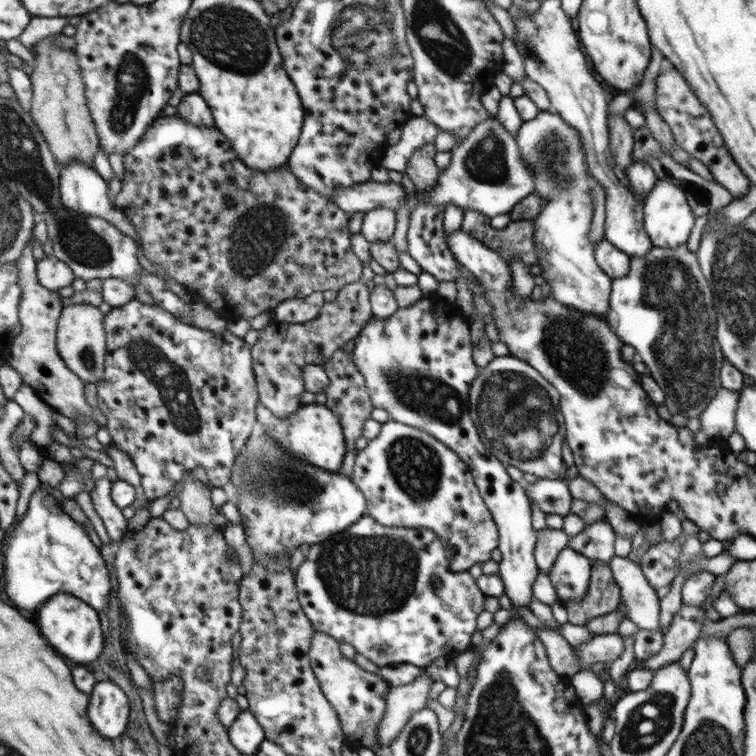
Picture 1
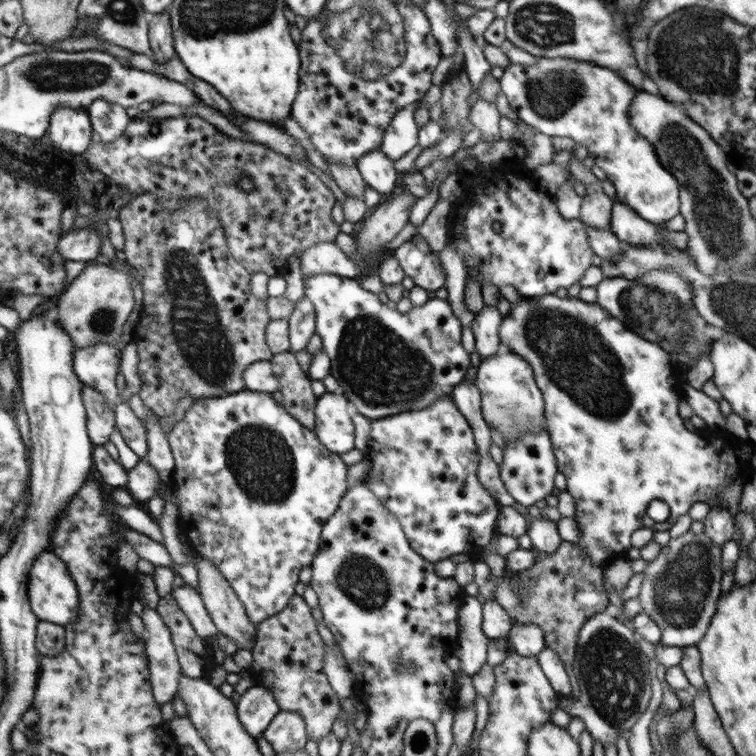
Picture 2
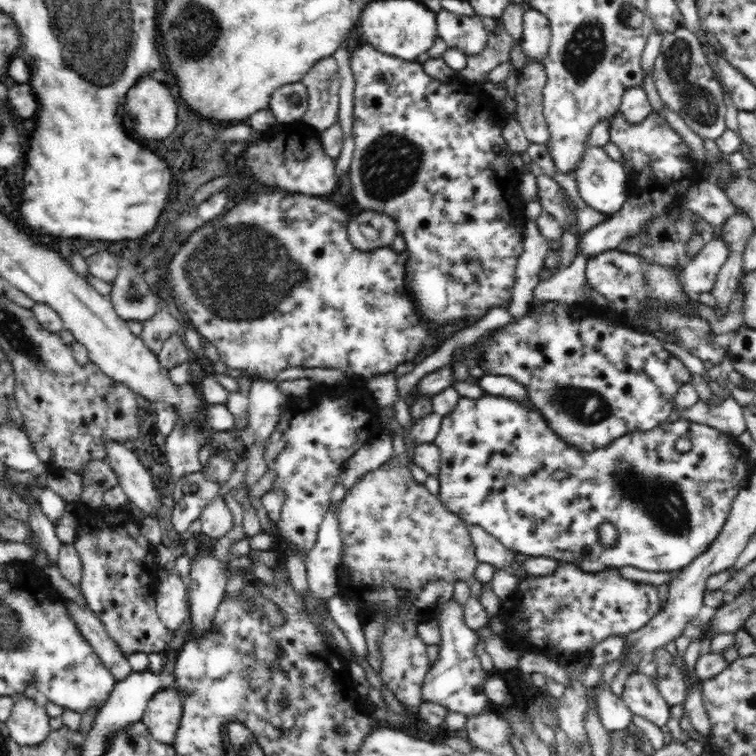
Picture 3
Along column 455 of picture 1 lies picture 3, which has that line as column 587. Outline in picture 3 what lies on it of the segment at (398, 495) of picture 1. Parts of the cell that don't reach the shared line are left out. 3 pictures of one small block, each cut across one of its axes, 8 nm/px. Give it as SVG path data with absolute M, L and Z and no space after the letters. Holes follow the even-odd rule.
M487 393L478 396L477 400L470 400L466 396L462 396L456 409L442 419L440 431L433 442L435 446L438 446L441 458L439 473L436 476L439 485L437 496L442 505L457 514L466 524L482 526L488 534L495 536L508 550L514 553L526 554L530 557L546 557L556 561L572 561L582 567L582 570L592 572L608 567L619 569L622 566L634 566L634 568L640 568L646 572L676 572L688 566L716 540L728 520L739 490L747 484L748 476L751 473L750 458L736 437L688 419L678 419L675 422L670 422L670 419L667 419L660 426L656 426L654 430L648 430L648 432L634 430L634 432L628 432L628 434L620 436L618 440L610 442L606 447L586 452L561 440L550 429L540 412L529 410L520 402L509 400L504 396L491 396ZM682 437L688 438L692 443L692 448L687 452L679 452L675 448L676 441ZM554 470L566 470L568 476L555 480L552 478ZM604 522L609 522L617 528L617 541L613 547L604 547L602 543L598 542L598 526Z

